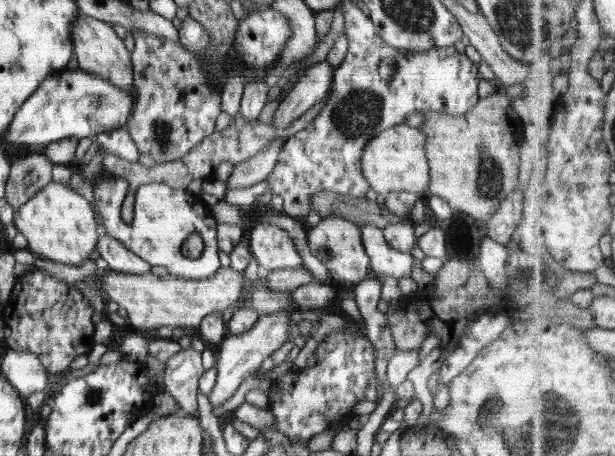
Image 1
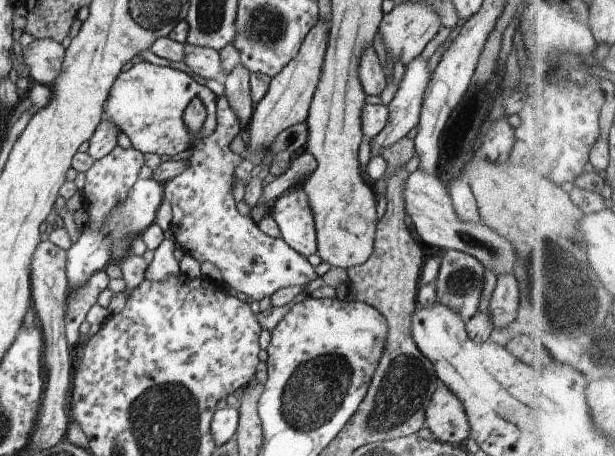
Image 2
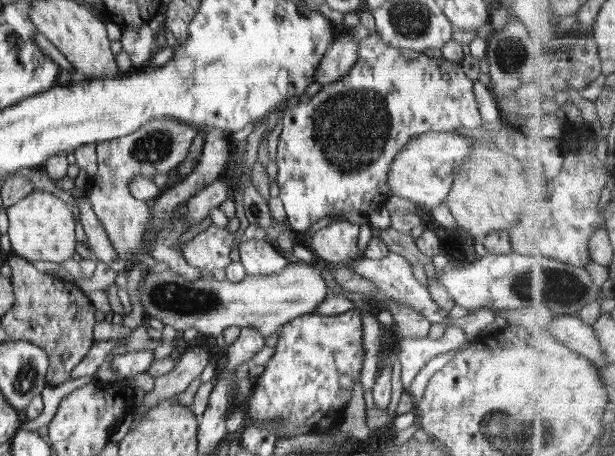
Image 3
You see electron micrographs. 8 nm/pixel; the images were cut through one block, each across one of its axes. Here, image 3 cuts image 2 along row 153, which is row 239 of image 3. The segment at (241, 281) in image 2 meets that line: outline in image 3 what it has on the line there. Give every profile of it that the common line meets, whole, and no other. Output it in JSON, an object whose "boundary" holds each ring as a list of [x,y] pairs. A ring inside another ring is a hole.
{"boundary":[[[214,223],[183,245],[186,262],[200,270],[226,270],[231,263],[230,253],[236,234]]]}

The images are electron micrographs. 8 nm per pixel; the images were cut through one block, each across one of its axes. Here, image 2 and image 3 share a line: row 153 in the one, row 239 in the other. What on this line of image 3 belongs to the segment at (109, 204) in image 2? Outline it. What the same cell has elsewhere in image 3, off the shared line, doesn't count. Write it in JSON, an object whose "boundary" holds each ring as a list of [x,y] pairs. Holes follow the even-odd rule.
{"boundary":[[[154,117],[126,136],[96,143],[98,170],[89,177],[86,197],[116,253],[130,265],[134,264],[134,253],[143,252],[142,235],[150,221],[148,206],[131,195],[130,181],[136,175],[153,179],[157,172],[168,173],[178,167],[187,158],[192,140],[199,133],[196,127],[180,119]]]}

